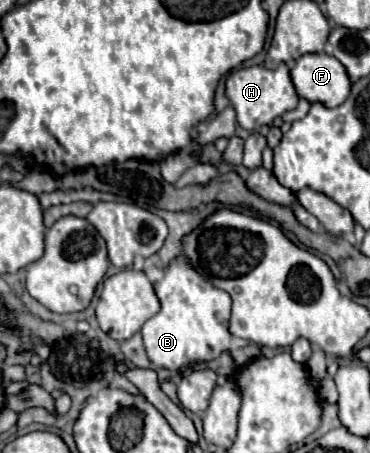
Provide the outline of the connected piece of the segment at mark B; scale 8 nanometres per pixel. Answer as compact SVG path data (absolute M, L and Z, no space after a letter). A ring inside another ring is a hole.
M186 255L168 263L162 281L154 283L154 291L162 309L142 327L144 347L154 367L180 371L192 363L218 359L224 351L228 351L232 339L228 331L232 299L226 291L208 283L208 279L192 267Z

